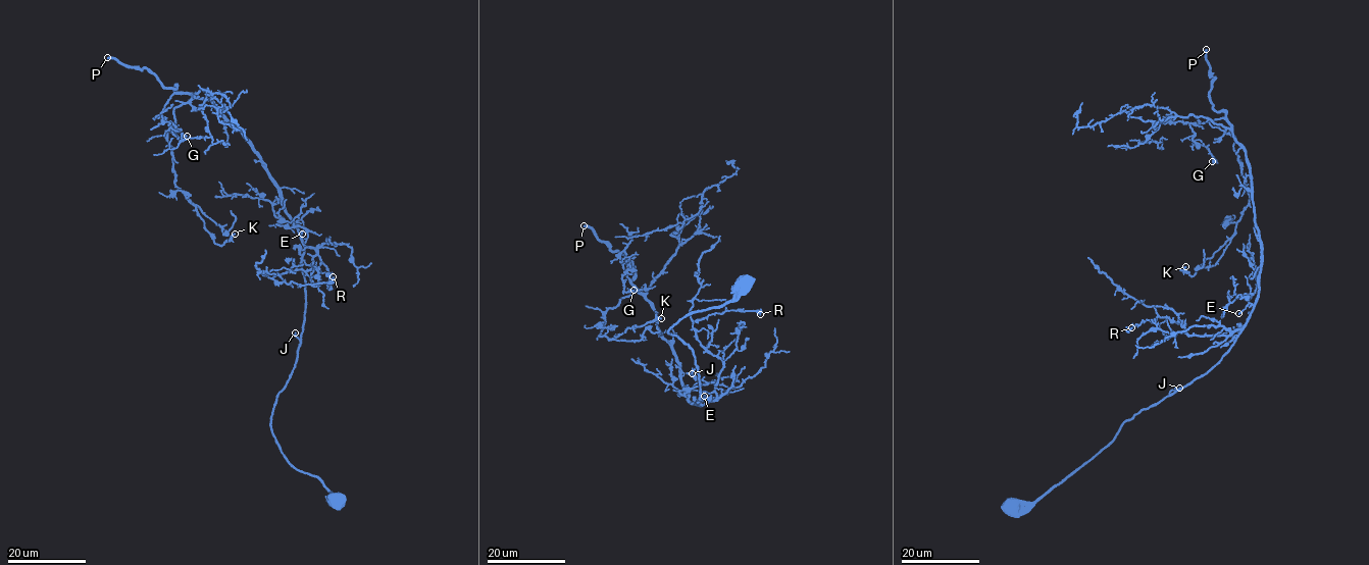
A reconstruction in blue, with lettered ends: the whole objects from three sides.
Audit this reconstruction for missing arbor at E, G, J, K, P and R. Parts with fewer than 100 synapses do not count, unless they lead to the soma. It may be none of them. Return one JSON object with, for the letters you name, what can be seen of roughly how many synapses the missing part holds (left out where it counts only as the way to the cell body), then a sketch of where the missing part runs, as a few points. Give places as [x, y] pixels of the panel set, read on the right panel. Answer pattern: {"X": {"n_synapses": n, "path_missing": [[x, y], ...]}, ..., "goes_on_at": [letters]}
{"P": {"n_synapses": 300}, "goes_on_at": ["P"]}

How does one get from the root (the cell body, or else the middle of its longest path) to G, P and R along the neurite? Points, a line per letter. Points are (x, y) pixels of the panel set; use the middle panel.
G: (744, 281), (728, 301), (667, 330), (693, 351), (698, 405), (622, 252), (632, 263), (623, 290), (634, 290)
P: (744, 281), (728, 301), (667, 330), (693, 351), (697, 405), (631, 281), (632, 265), (584, 225)
R: (744, 281), (667, 330), (693, 351), (697, 403), (716, 399), (723, 362), (693, 322), (760, 314)

